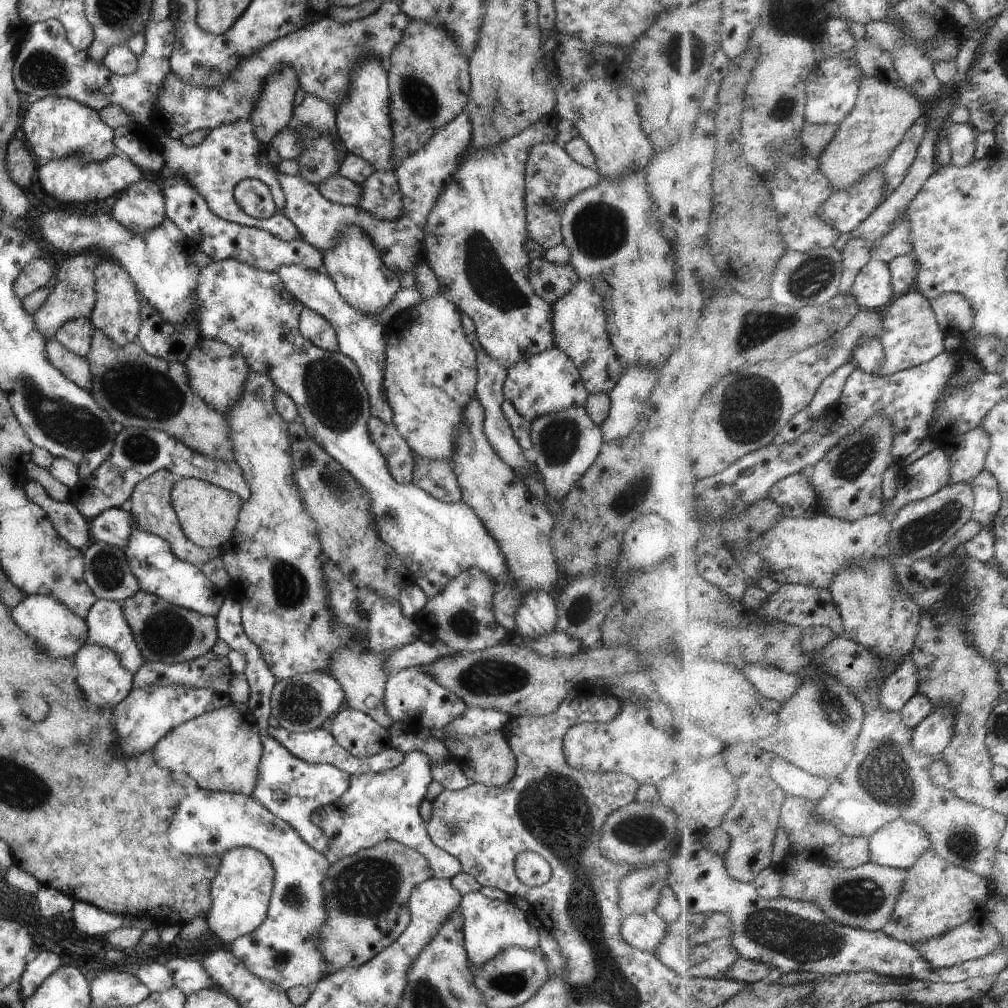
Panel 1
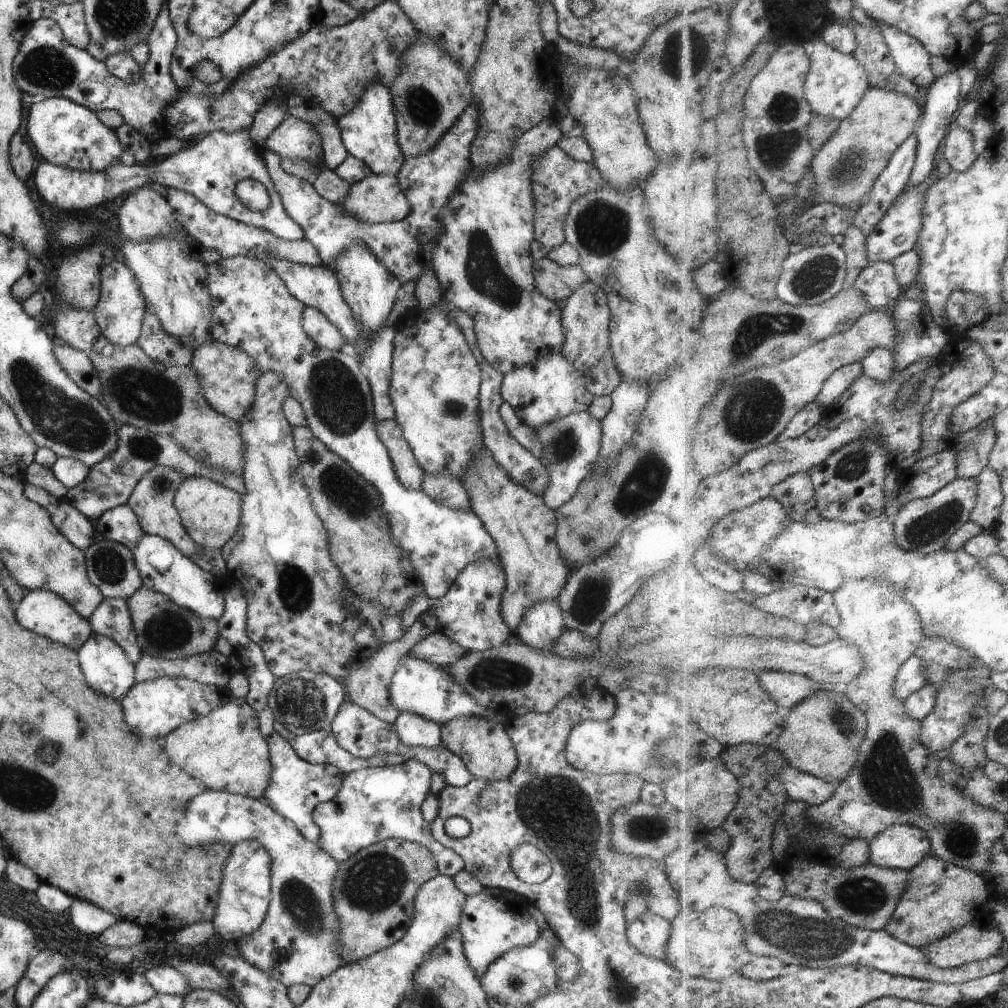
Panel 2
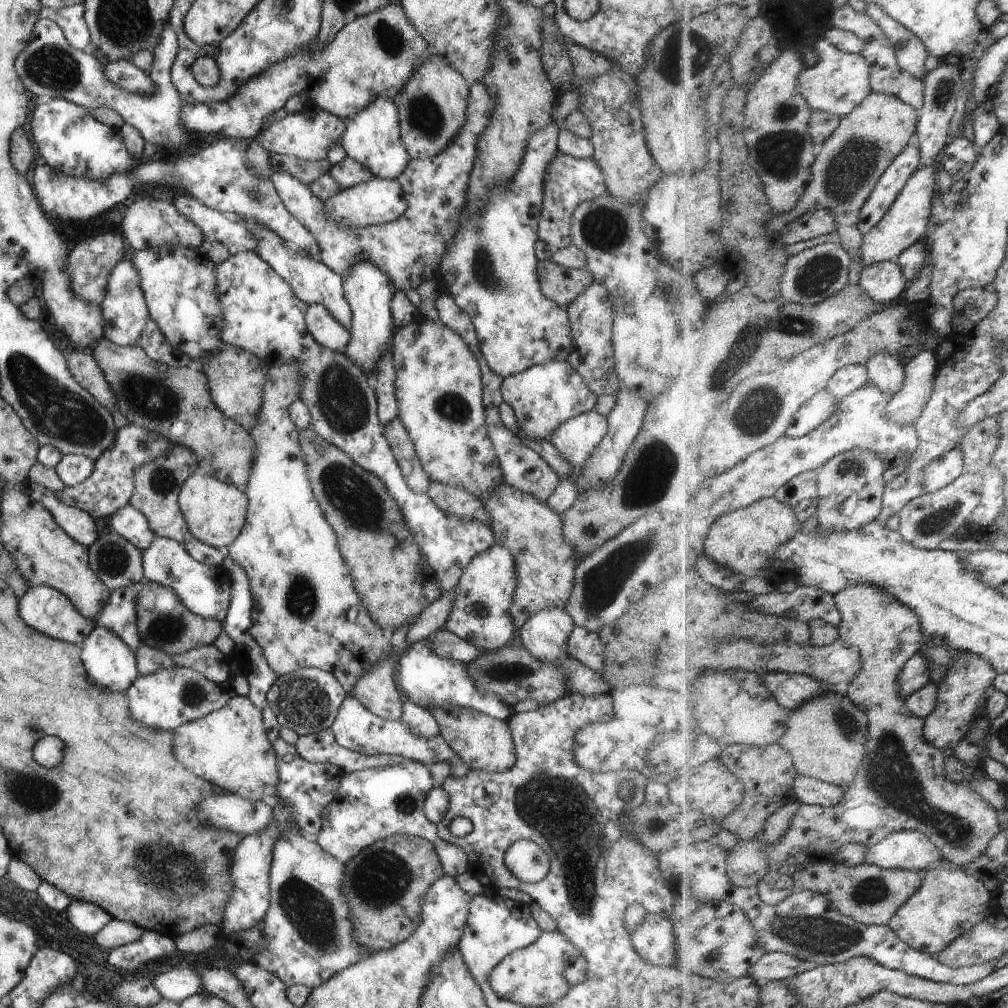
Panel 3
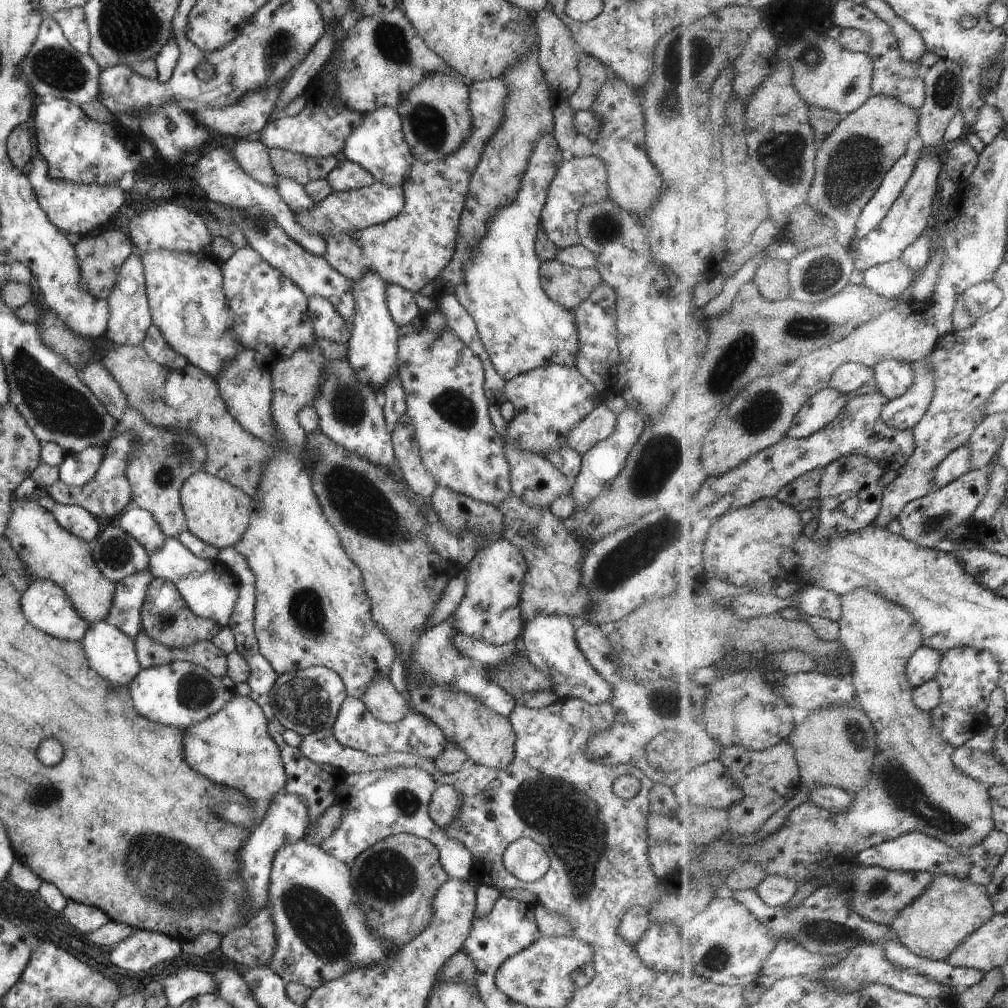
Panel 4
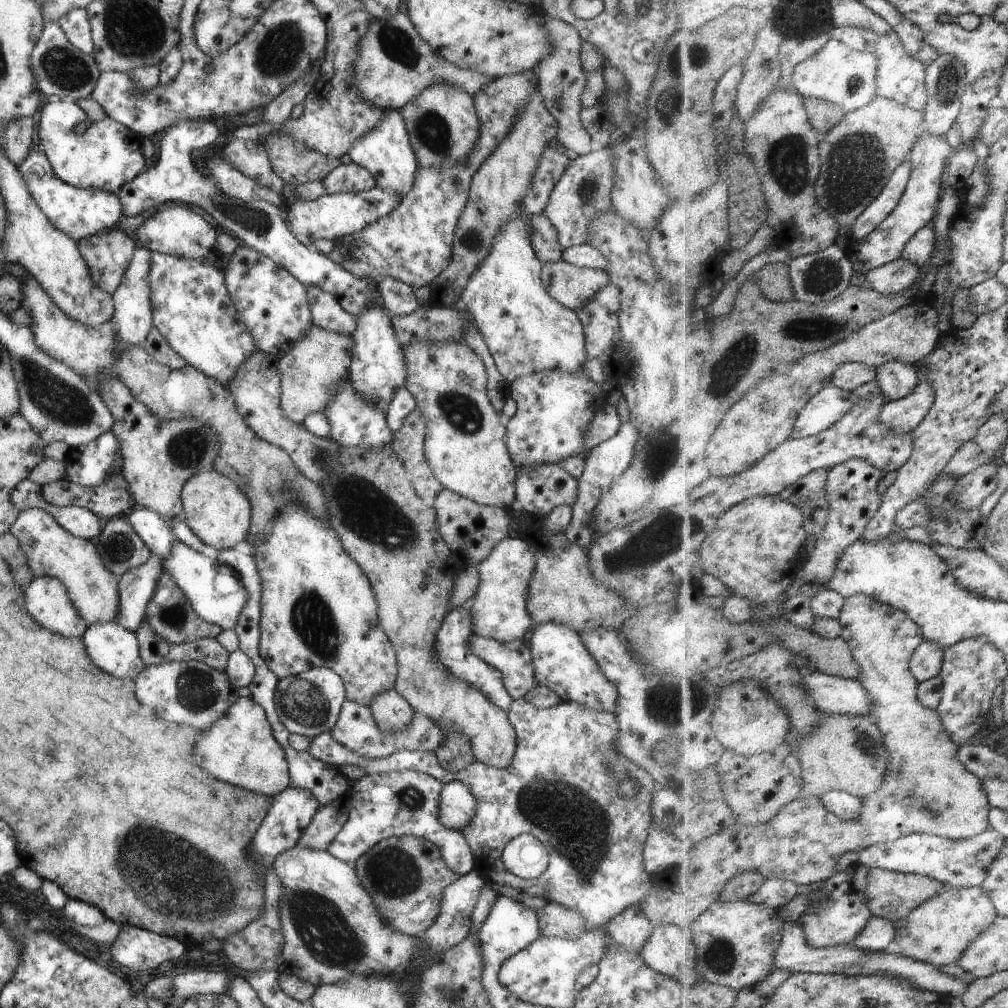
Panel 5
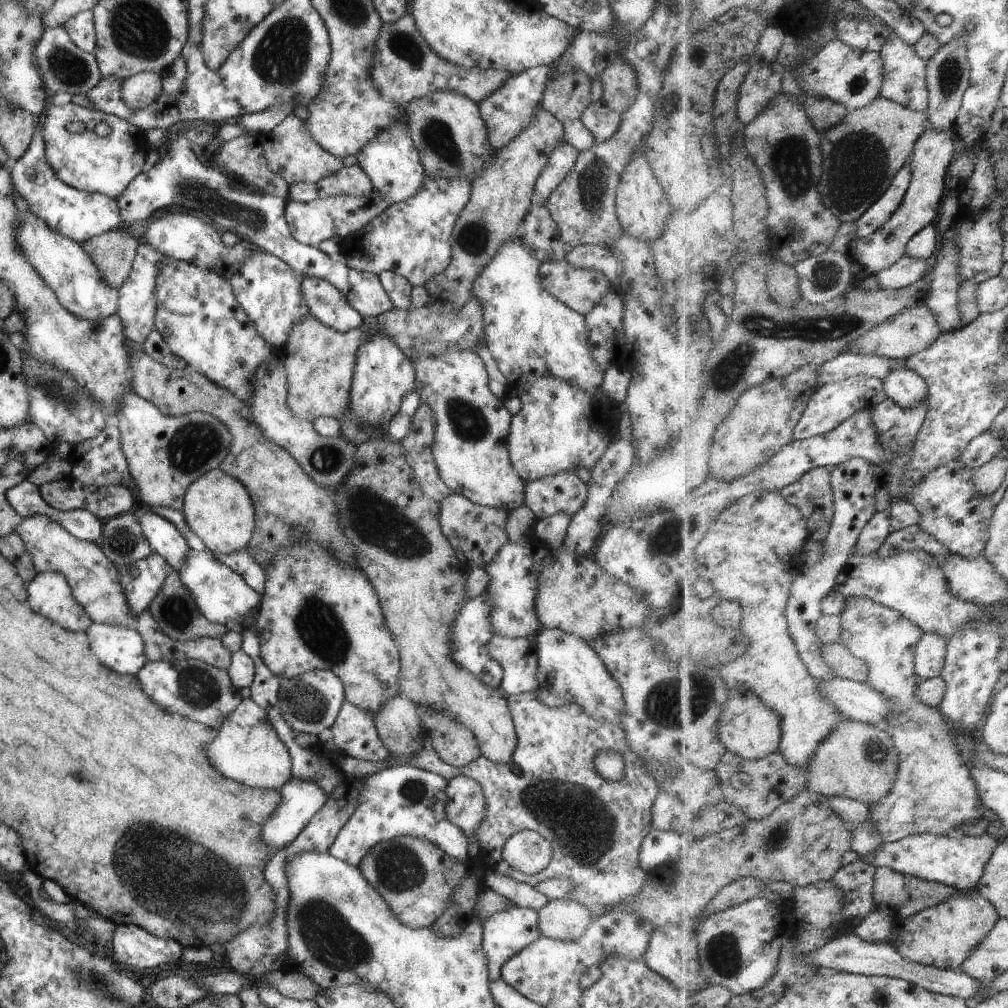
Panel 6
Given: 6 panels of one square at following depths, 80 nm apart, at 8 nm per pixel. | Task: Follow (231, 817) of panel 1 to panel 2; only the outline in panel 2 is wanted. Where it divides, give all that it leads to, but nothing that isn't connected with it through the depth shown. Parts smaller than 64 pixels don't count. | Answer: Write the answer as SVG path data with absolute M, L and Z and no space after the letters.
M211 789L204 790L201 794L198 794L195 798L191 798L191 800L188 801L184 814L185 816L176 823L175 834L180 840L180 843L188 846L188 848L195 847L197 845L204 848L206 844L214 842L231 843L233 846L236 842L251 839L262 844L270 856L269 904L267 905L265 916L263 917L262 923L253 932L251 932L250 935L245 936L245 938L241 938L241 940L236 940L239 956L245 960L245 962L248 962L251 966L255 966L255 968L267 973L271 978L274 978L283 984L283 986L290 987L294 984L300 984L310 986L310 988L344 964L344 960L342 959L340 952L336 949L338 938L340 937L340 924L338 923L338 918L334 911L334 902L332 901L331 894L332 882L335 878L335 872L337 872L338 862L335 862L335 860L333 860L322 848L319 848L317 844L303 838L303 835L296 829L296 826L293 825L289 819L279 816L279 814L277 814L277 812L275 812L271 807L261 804L257 799L231 794L225 791L212 791Z

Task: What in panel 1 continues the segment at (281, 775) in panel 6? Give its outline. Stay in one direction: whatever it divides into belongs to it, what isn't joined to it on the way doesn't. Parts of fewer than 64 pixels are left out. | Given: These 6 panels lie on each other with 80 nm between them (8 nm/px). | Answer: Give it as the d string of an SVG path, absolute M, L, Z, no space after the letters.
M230 702L189 719L164 734L151 748L157 766L185 773L201 789L250 796L262 755L259 728L246 703Z

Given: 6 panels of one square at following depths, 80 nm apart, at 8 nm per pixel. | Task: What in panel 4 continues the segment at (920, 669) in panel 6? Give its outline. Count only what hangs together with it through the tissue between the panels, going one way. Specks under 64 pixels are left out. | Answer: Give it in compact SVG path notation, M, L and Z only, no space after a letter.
M925 644L921 645L908 662L907 676L916 689L922 684L935 679L938 673L943 653Z

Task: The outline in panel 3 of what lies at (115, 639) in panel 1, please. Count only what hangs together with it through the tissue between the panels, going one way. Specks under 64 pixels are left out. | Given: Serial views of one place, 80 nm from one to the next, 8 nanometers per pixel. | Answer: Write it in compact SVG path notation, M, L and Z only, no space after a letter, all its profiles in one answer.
M143 580L112 590L94 625L115 633L133 652L140 645L136 621L136 596Z

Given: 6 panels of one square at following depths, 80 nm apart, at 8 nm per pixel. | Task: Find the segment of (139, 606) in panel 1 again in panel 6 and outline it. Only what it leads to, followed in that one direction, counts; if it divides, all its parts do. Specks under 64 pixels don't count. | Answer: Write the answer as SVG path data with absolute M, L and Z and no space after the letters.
M170 569L161 584L161 588L155 597L148 605L149 614L153 618L156 627L161 630L162 634L165 634L167 638L175 641L189 641L197 638L220 638L222 637L227 628L213 622L207 622L203 616L197 610L189 590L179 582L179 576L177 571Z

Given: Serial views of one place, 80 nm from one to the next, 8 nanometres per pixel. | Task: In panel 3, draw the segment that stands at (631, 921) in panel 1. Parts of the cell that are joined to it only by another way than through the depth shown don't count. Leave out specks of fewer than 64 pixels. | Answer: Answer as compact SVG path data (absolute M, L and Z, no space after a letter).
M649 909L643 922L629 933L633 950L650 965L674 968L674 930L671 920Z

